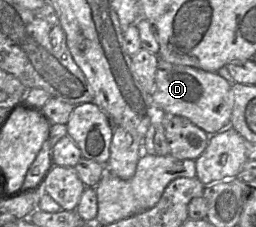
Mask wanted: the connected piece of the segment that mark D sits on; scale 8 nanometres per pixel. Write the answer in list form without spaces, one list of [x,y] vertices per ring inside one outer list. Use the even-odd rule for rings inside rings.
[[[160,61],[155,75],[152,102],[169,116],[179,115],[206,131],[210,136],[231,125],[232,84],[217,72]]]

